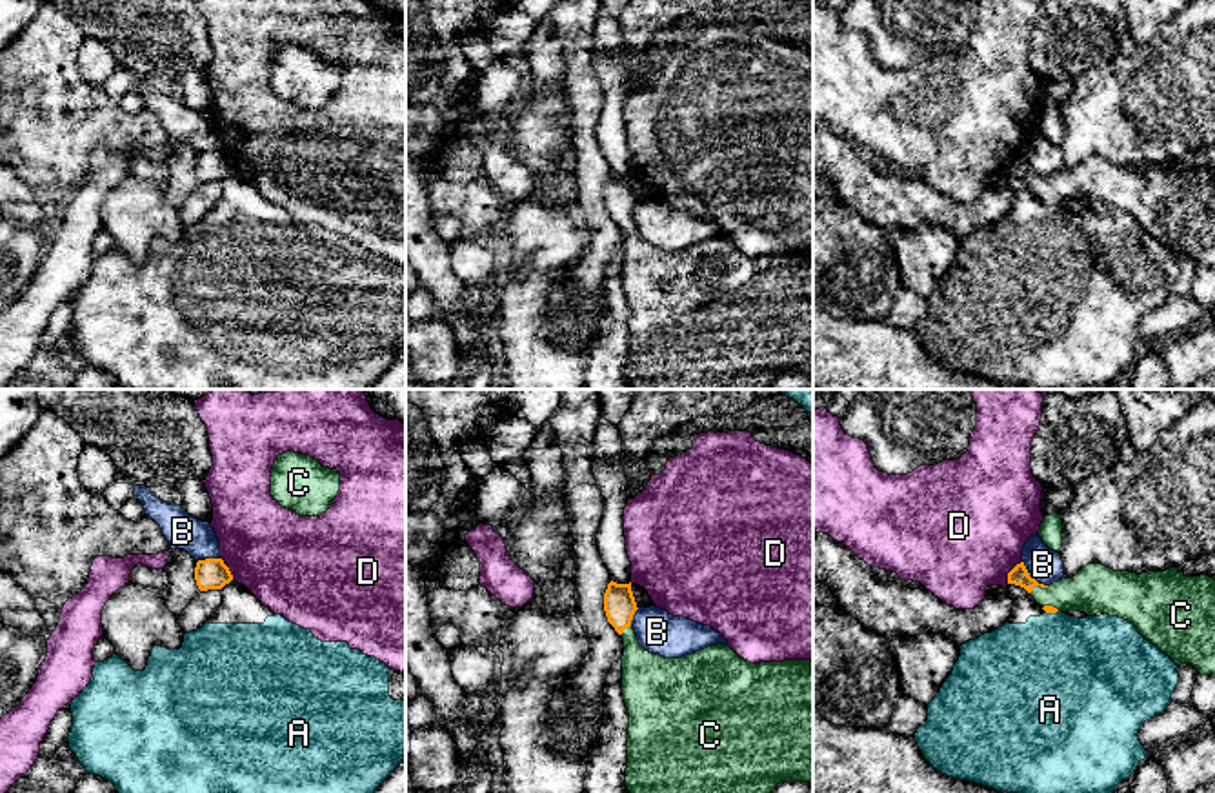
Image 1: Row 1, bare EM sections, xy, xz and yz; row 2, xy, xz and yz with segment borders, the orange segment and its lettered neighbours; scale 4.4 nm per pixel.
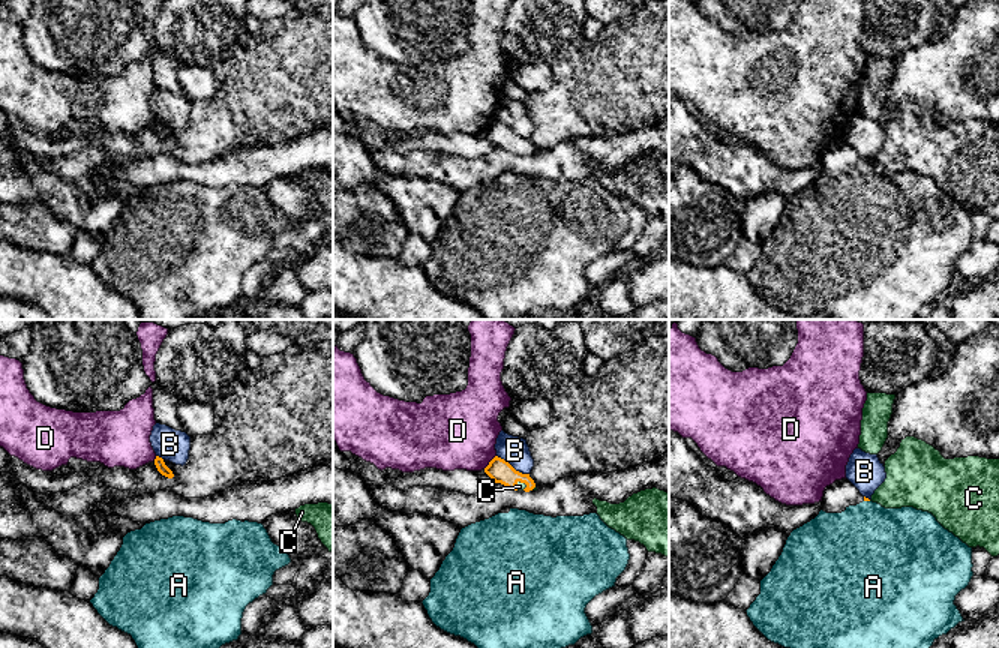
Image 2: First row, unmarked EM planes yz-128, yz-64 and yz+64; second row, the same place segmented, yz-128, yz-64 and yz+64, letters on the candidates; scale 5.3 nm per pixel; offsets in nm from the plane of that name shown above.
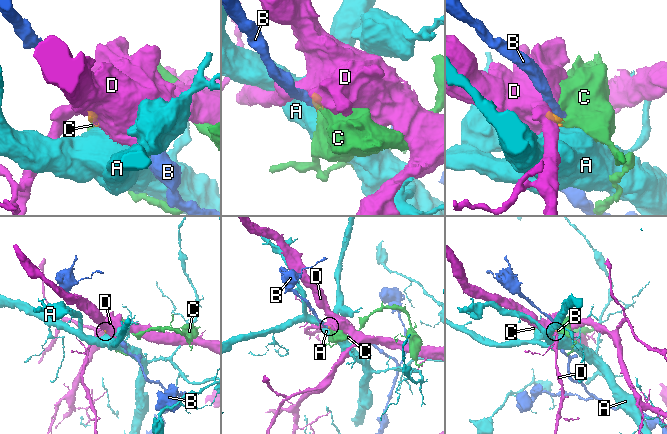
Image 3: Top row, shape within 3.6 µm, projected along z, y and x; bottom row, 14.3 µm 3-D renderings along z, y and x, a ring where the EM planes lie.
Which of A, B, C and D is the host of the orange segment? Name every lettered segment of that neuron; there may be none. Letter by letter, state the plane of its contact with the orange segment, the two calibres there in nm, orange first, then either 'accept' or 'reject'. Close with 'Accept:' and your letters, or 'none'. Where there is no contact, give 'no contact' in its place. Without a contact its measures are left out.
A: meets orange in yz; 30 nm thick on the orange side, 480 nm on the other; reject
B: meets orange in yz; 90 nm thick on the orange side, 150 nm on the other; reject
C: meets orange in yz; 90 nm thick on the orange side, 220 nm on the other; accept
D: meets orange in yz; 90 nm thick on the orange side, 500 nm on the other; reject
Accept: C

